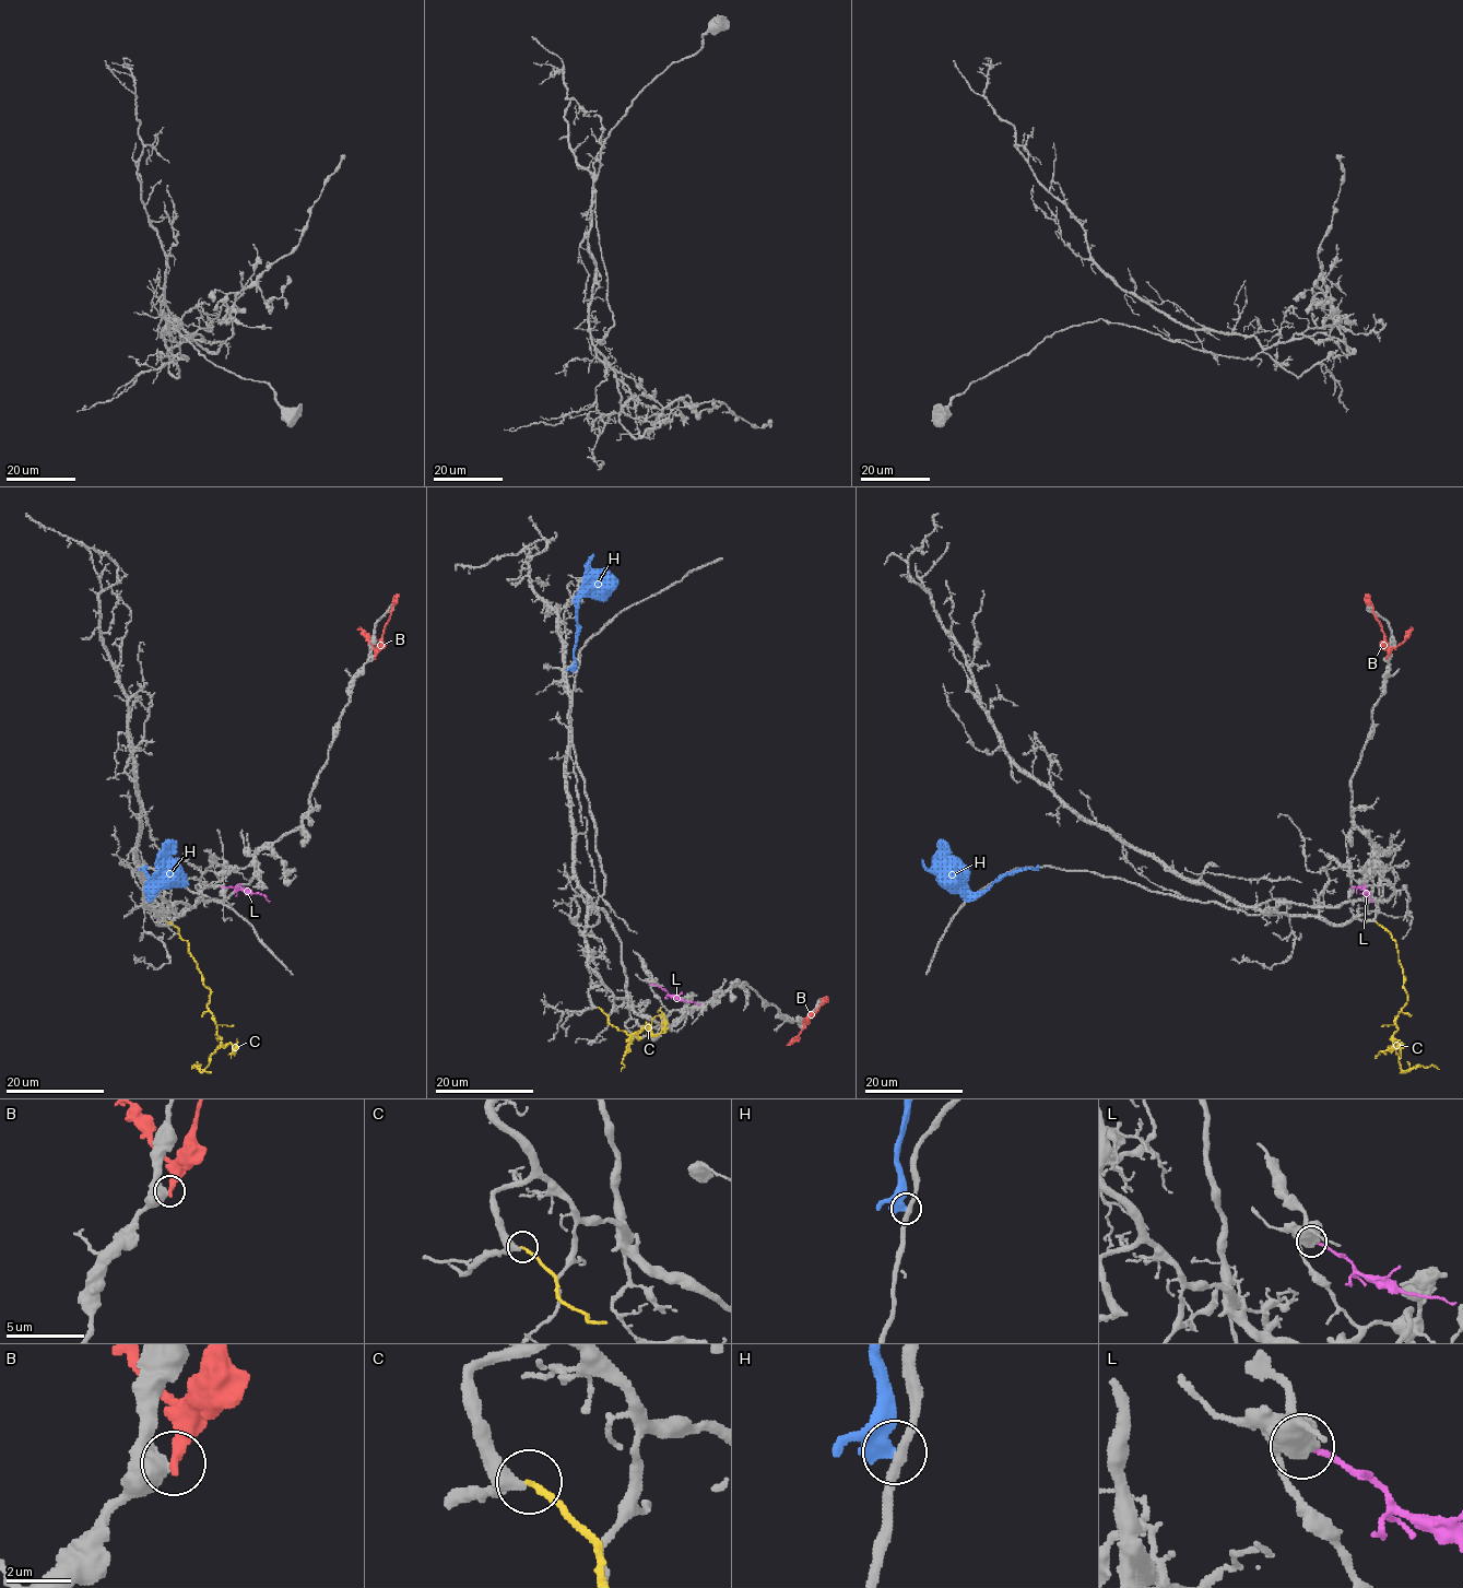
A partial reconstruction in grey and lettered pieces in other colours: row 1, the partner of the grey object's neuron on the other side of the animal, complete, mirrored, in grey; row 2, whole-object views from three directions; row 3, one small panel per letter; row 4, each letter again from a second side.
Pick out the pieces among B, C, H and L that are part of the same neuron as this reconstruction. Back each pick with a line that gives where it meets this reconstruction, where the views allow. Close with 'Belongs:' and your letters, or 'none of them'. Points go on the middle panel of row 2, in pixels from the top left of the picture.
Belongs: none of them

